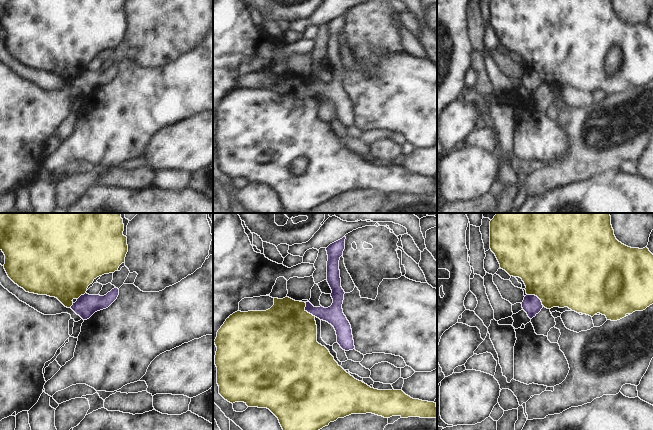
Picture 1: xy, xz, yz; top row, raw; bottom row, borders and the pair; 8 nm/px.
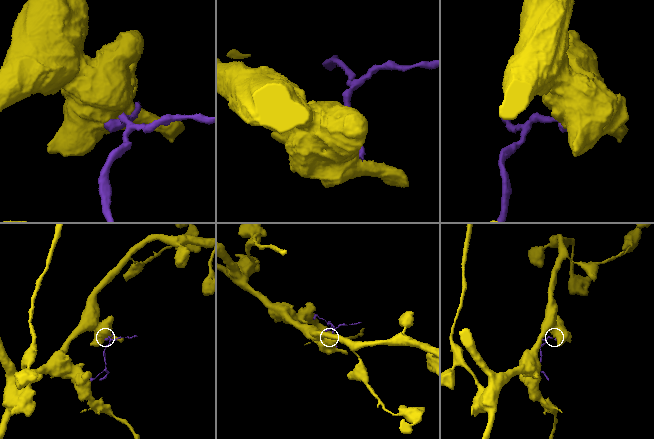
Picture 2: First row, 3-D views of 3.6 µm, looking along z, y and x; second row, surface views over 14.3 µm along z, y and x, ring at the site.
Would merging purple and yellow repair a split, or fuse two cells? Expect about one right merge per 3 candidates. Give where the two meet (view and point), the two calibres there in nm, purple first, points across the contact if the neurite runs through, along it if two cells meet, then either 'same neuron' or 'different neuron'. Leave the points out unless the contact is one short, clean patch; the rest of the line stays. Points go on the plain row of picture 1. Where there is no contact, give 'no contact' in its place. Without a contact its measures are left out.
contact yz (536, 72); calibres 160 and 500 nm; border yz (527, 70), (536, 72), (543, 81); different neuron

